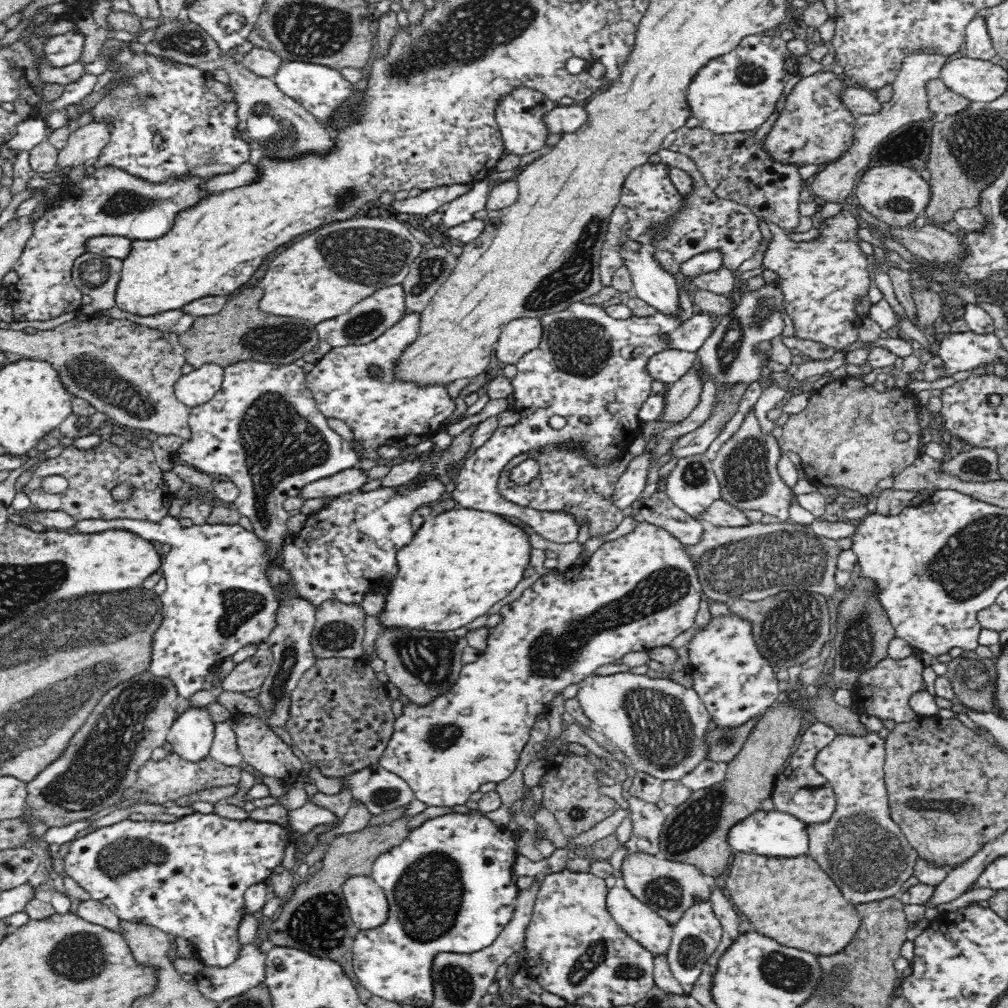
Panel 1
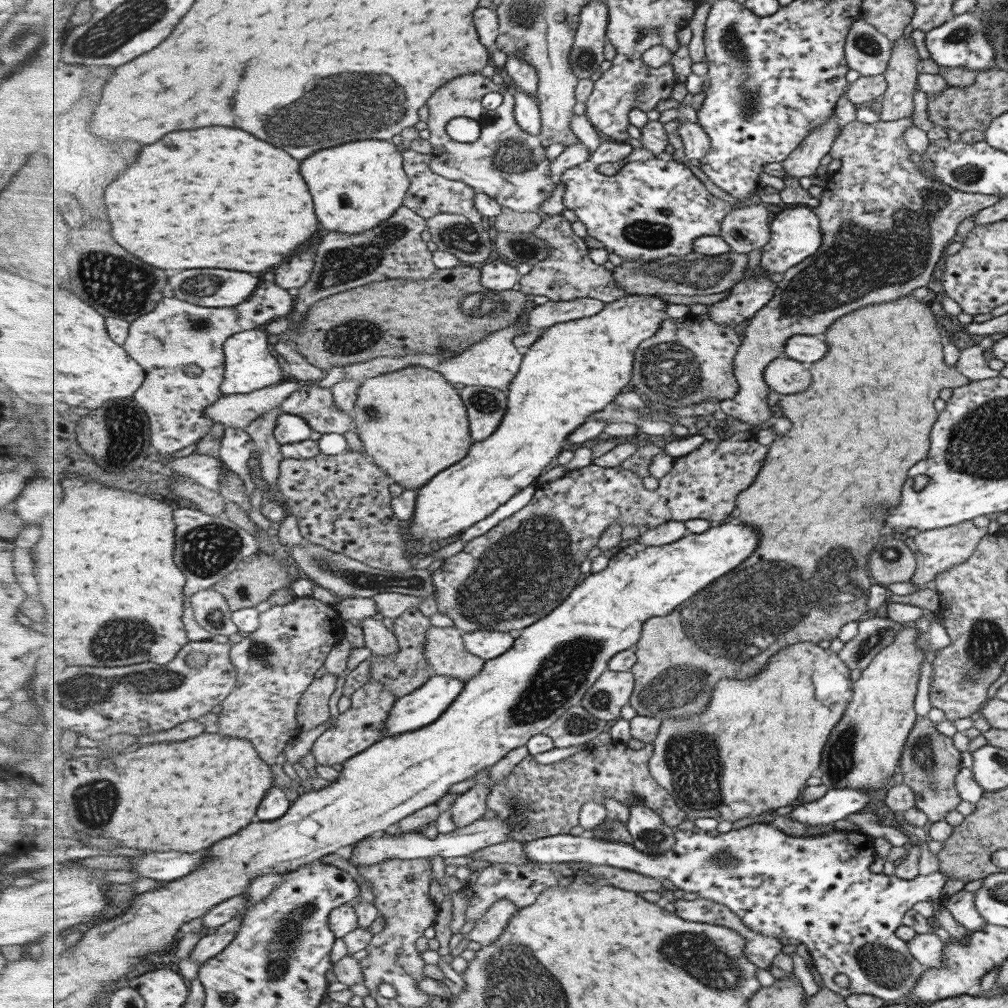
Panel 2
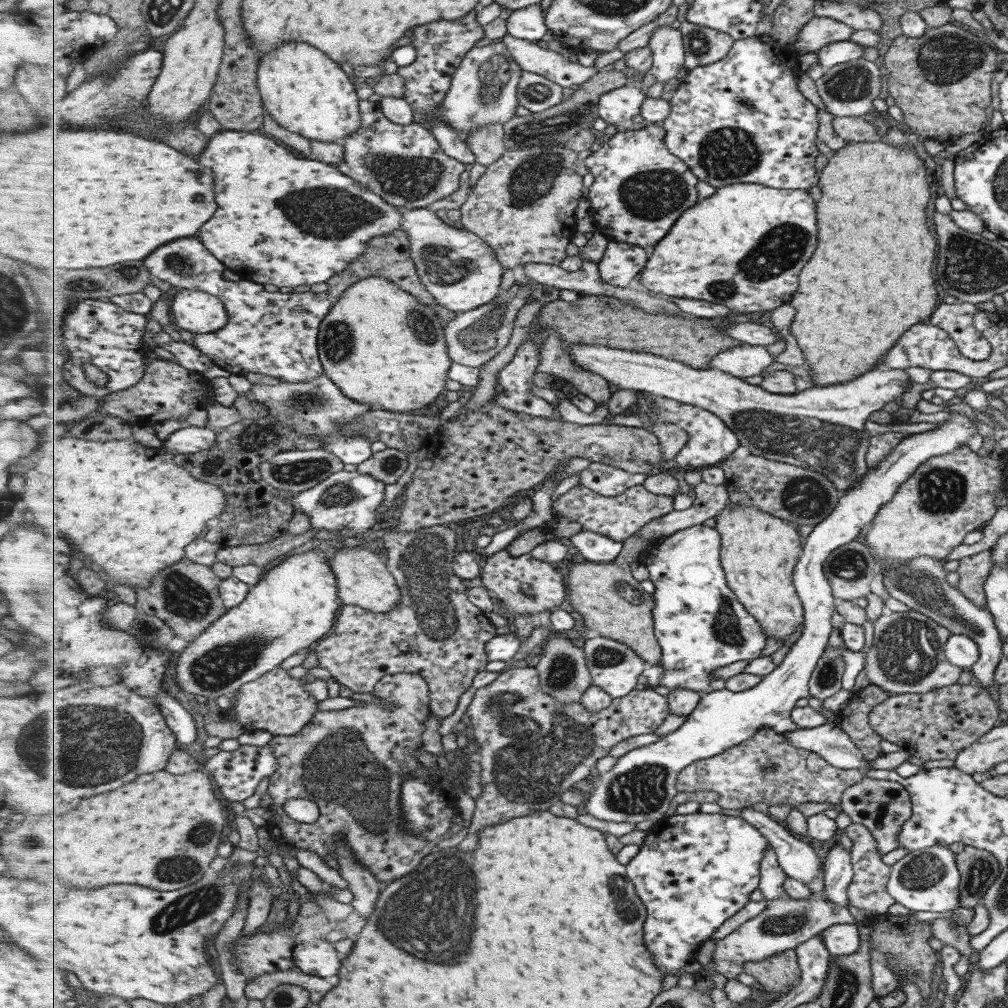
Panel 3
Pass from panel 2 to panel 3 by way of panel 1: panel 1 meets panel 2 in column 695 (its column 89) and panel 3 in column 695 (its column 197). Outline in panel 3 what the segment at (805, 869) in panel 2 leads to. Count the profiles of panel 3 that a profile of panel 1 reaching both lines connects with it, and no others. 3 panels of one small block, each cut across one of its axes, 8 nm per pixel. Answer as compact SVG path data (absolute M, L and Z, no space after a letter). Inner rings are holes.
M721 814L675 815L659 825L651 827L641 844L641 852L627 865L629 879L635 884L638 895L648 910L644 932L647 947L653 953L657 967L663 973L685 972L685 965L695 959L705 940L723 926L725 920L735 916L751 902L753 890L760 889L762 880L761 862L769 848L769 838L765 837L754 824Z

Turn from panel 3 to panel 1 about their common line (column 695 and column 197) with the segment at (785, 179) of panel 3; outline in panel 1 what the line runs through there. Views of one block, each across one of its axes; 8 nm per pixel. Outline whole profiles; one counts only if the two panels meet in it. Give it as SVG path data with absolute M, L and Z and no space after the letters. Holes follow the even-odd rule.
M128 45L123 46L115 58L105 59L109 62L109 70L114 67L120 69L111 81L123 78L123 82L111 88L92 108L93 120L100 120L104 116L111 118L110 140L97 157L95 168L117 166L140 178L164 182L168 176L197 174L206 178L212 174L226 174L251 159L248 143L235 136L238 117L231 84L225 85L208 71L175 62L168 63L169 60L146 52L136 53ZM109 59L117 59L116 64Z

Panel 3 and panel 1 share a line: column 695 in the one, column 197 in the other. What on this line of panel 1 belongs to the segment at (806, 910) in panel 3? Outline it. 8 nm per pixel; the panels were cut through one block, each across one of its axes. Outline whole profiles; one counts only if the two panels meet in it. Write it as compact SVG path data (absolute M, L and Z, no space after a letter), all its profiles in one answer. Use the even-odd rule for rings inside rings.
M259 944L244 945L238 958L225 969L204 967L197 977L197 987L206 998L221 1003L228 998L237 997L255 986L262 985L266 974L267 954L260 952Z

